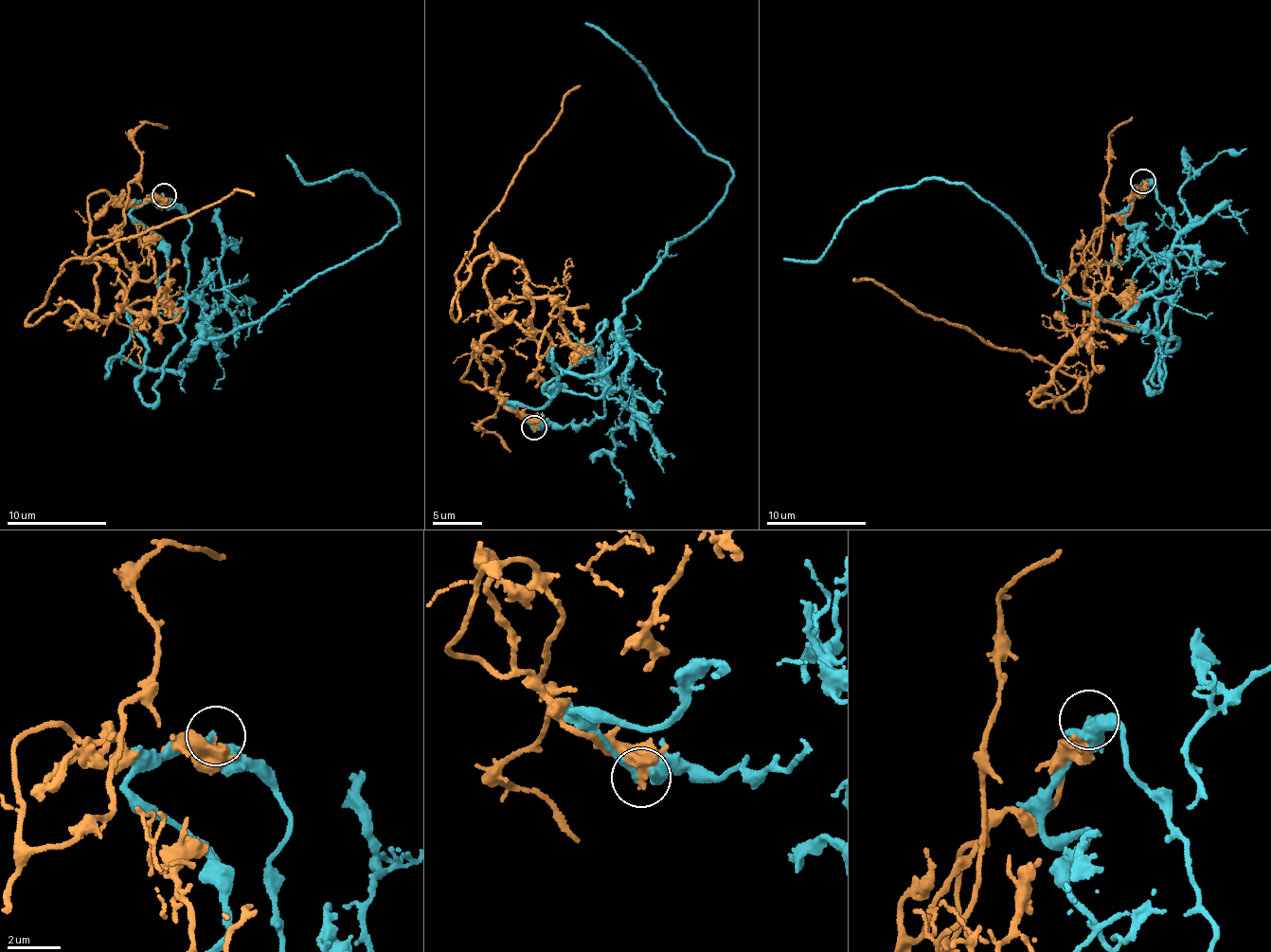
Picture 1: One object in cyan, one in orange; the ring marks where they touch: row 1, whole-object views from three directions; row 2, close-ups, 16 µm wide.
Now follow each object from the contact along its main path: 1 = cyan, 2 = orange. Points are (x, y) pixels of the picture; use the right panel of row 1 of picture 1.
1: (1143, 182), (1190, 261), (1154, 391), (1169, 304), (1166, 352), (963, 184), (879, 191), (815, 260), (782, 260)
2: (1143, 182), (1106, 220), (1083, 281), (1100, 370), (1051, 402), (1032, 391), (1078, 412), (1085, 381), (853, 281)

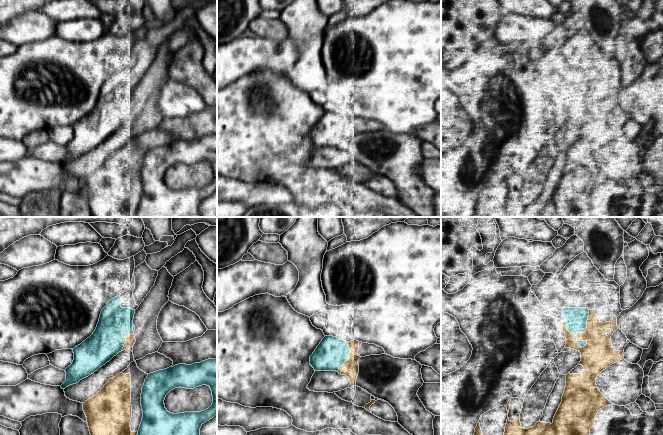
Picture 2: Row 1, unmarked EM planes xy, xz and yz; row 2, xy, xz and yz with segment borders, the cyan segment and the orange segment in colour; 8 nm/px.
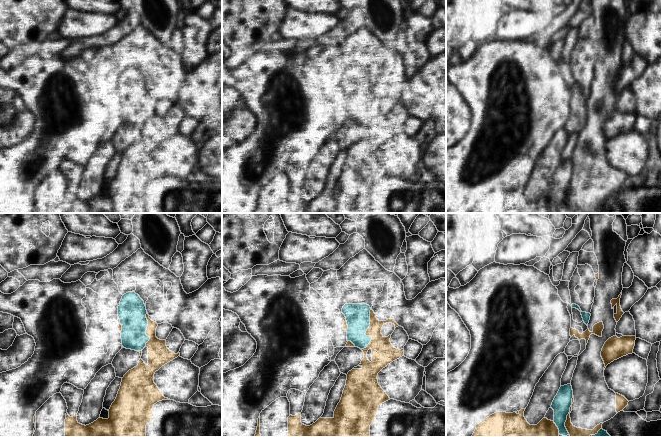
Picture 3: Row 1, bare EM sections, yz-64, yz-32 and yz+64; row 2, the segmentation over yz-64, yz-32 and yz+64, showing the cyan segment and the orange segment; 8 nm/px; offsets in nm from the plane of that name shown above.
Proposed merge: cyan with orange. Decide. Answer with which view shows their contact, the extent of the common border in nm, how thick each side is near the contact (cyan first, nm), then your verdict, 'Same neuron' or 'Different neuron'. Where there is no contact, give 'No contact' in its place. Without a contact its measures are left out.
Touches cyan in yz. Shared border 320 nm. Thickness 170 nm (cyan) against 260 nm. Different neuron

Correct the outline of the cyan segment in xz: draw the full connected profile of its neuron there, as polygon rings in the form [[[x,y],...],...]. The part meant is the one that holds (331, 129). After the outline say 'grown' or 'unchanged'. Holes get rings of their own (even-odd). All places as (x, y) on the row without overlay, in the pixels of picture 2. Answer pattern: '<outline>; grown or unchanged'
[[[325,112],[310,132],[310,141],[315,147],[338,147],[349,135],[350,125],[346,117]]]; unchanged

